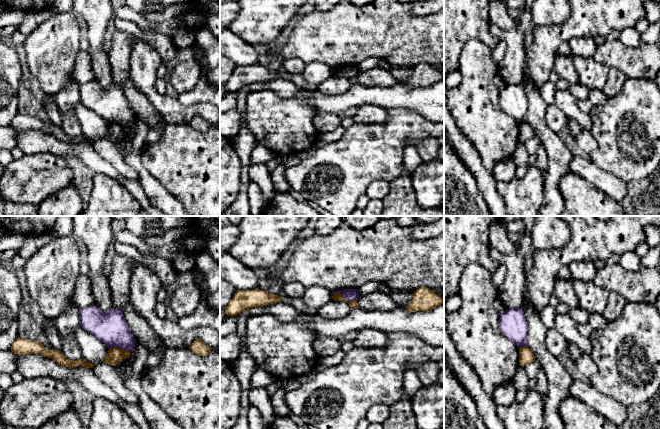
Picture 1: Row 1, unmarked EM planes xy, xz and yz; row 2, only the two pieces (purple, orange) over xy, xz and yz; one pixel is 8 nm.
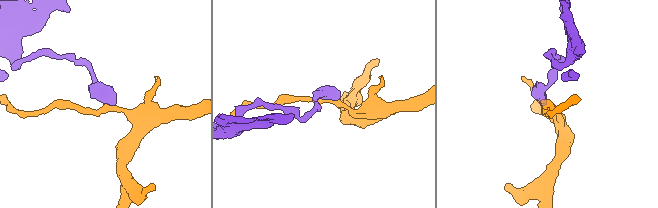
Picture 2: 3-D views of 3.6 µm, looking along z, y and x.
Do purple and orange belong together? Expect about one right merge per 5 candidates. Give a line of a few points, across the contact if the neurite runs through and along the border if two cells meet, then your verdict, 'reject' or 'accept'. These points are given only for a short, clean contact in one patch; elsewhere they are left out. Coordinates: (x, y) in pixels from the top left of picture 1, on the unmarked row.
line xz (333, 69), (339, 68), (347, 77), (357, 75); reject

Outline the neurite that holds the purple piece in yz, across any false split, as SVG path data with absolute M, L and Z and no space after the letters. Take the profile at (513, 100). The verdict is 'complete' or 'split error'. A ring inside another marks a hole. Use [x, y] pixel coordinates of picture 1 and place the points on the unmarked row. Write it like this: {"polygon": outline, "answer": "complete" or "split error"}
{"polygon": "M521 84L506 85L500 91L499 104L518 124L527 121L527 97Z", "answer": "complete"}

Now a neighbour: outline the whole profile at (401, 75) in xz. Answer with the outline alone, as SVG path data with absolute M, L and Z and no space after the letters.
M390 69L390 72L399 83L406 83L413 75L413 69Z

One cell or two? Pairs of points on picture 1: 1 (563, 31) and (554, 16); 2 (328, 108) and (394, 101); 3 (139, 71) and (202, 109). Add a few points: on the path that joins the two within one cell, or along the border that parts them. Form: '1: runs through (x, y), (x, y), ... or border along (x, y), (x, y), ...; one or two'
1: border along (571, 10), (568, 17), (559, 24), (537, 26); two
2: runs through (344, 101), (353, 97), (378, 97); one
3: runs through (148, 89), (172, 110), (184, 110); one

